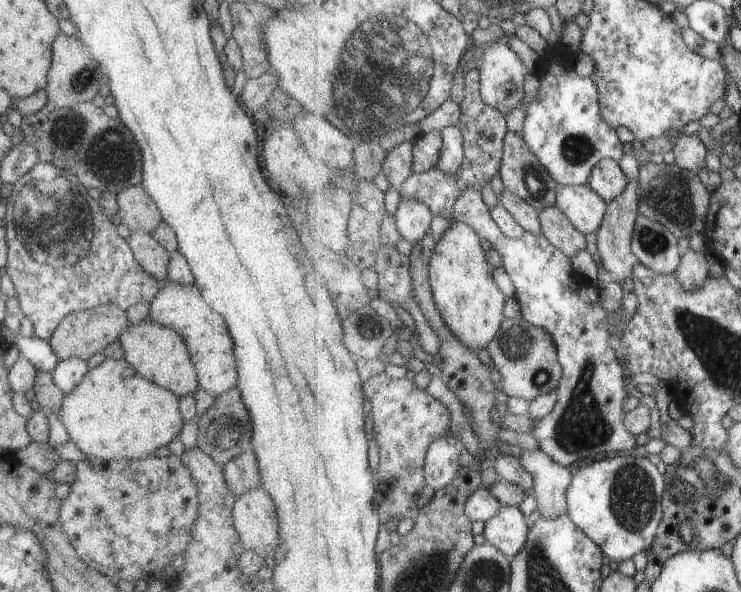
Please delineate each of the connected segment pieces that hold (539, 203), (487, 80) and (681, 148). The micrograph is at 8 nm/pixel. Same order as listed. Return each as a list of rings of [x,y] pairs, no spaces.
[[[508,132],[504,141],[504,158],[500,177],[504,182],[504,187],[525,203],[531,204],[533,209],[547,209],[557,205],[556,189],[558,183],[549,175],[549,172],[541,165],[539,158],[533,150],[525,143],[522,134]]]
[[[503,40],[492,45],[485,50],[485,54],[479,63],[480,76],[482,79],[483,101],[492,108],[499,110],[503,115],[519,109],[525,101],[525,64],[521,62],[517,52],[513,52],[510,46]]]
[[[683,134],[679,137],[671,149],[676,157],[675,164],[690,172],[698,173],[705,165],[705,156],[707,156],[707,146],[703,140],[693,134]]]

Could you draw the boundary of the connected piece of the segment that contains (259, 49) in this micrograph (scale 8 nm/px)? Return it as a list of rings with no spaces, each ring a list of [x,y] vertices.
[[[256,1],[229,5],[233,24],[232,37],[241,49],[243,58],[241,69],[247,79],[259,77],[269,70],[269,66],[258,28],[263,21],[272,17],[274,12]]]

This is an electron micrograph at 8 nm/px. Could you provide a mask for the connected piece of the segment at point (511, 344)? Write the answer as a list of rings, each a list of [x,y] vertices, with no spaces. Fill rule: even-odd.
[[[521,314],[502,323],[498,336],[487,350],[494,364],[492,369],[495,375],[502,379],[502,391],[509,397],[523,398],[531,403],[540,395],[557,388],[564,376],[552,335],[526,322]]]

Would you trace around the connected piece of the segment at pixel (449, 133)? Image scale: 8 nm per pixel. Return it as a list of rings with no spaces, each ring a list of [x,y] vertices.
[[[459,124],[441,128],[443,145],[438,167],[455,174],[465,159],[464,135]]]

